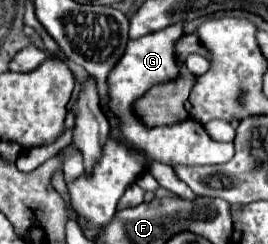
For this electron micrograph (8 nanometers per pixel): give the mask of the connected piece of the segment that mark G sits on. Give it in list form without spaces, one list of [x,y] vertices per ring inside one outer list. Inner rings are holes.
[[[183,22],[171,24],[159,32],[151,32],[143,38],[129,40],[125,54],[115,64],[111,74],[107,76],[107,104],[105,108],[115,114],[117,128],[121,130],[121,140],[107,138],[103,144],[103,156],[91,172],[83,172],[77,180],[67,182],[69,198],[73,210],[91,220],[93,226],[107,224],[117,208],[119,198],[123,192],[141,178],[149,162],[161,162],[167,166],[199,166],[199,164],[223,164],[233,158],[233,144],[231,142],[215,142],[209,138],[205,128],[193,118],[179,120],[171,126],[147,126],[135,112],[135,102],[145,96],[153,86],[173,82],[179,76],[177,64],[177,42],[183,36]]]

